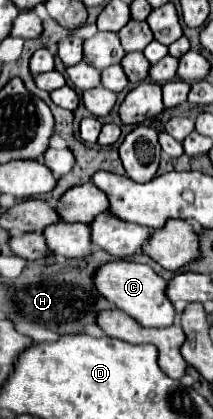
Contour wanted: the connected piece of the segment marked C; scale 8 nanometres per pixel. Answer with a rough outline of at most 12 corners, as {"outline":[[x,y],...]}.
{"outline":[[108,262],[96,288],[142,326],[172,326],[168,282],[146,264]]}

